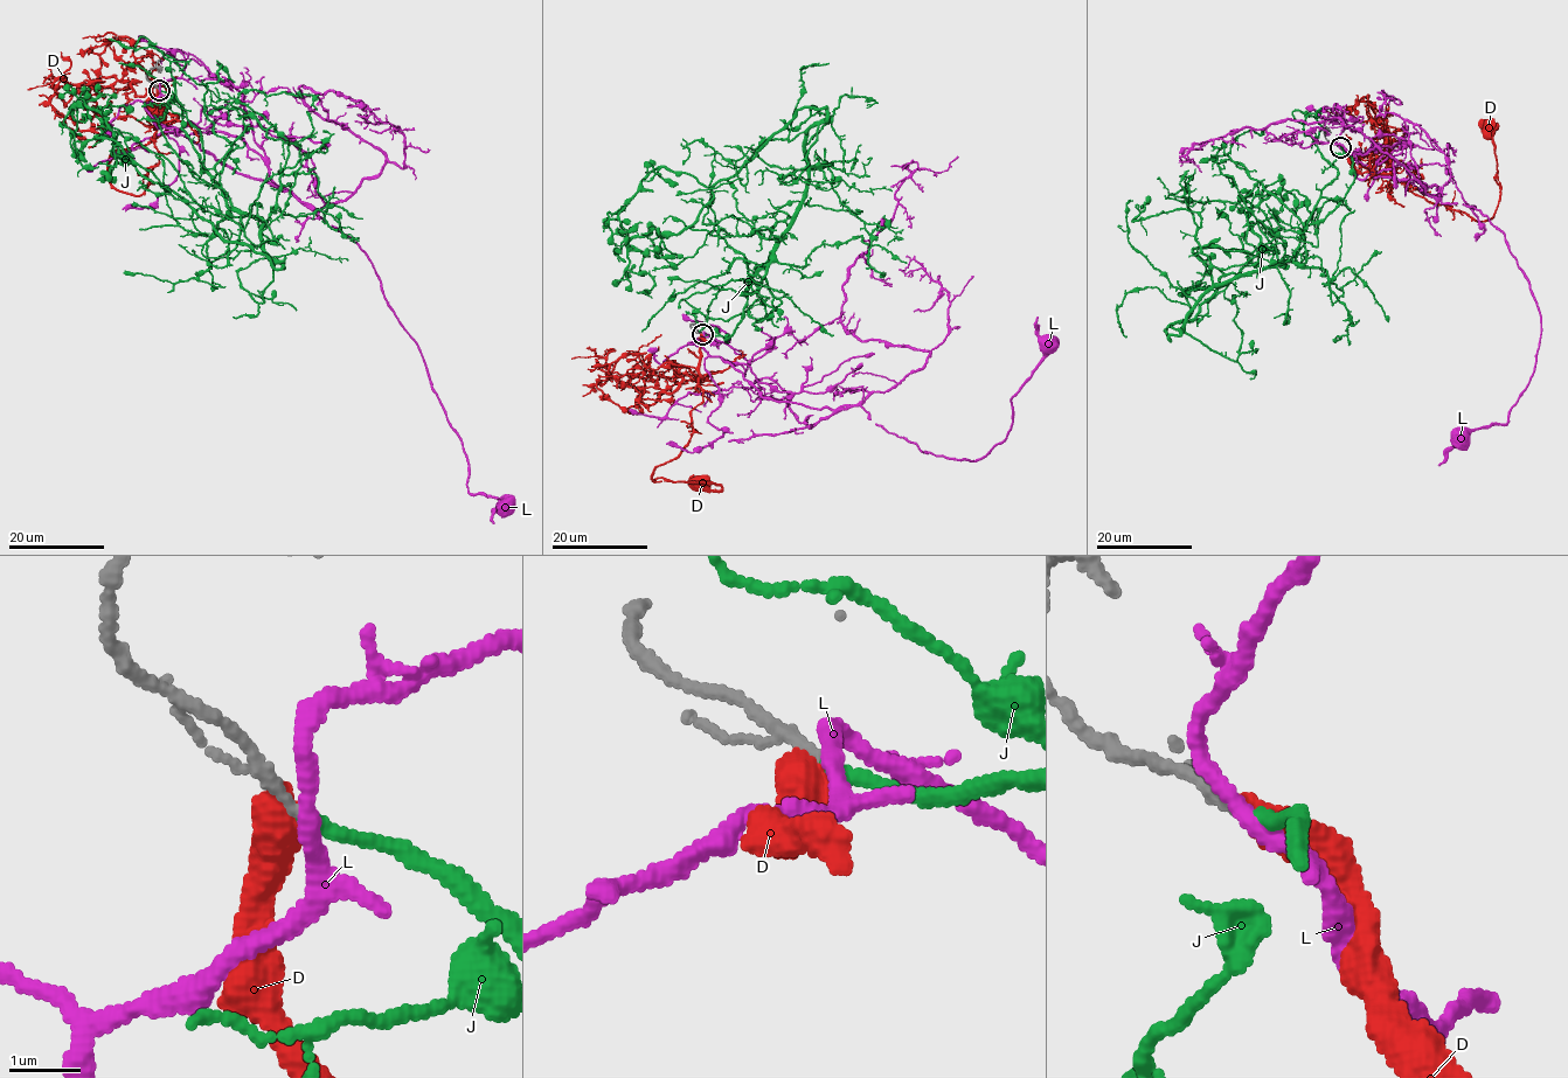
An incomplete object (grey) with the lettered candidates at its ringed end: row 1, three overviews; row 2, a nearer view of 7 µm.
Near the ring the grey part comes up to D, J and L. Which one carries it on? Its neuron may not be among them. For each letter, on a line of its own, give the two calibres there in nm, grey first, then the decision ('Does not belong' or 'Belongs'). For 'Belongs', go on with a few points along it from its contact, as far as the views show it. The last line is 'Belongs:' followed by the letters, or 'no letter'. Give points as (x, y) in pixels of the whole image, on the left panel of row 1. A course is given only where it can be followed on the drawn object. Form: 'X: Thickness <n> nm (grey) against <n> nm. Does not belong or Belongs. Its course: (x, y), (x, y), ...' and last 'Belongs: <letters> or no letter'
D: Thickness 140 nm (grey) against 550 nm. Does not belong
J: Thickness 120 nm (grey) against 200 nm. Belongs. Its course: (159, 90), (226, 204), (264, 221), (259, 245), (139, 172), (84, 101), (109, 106), (108, 136)
L: Thickness 120 nm (grey) against 200 nm. Does not belong
Belongs: J

